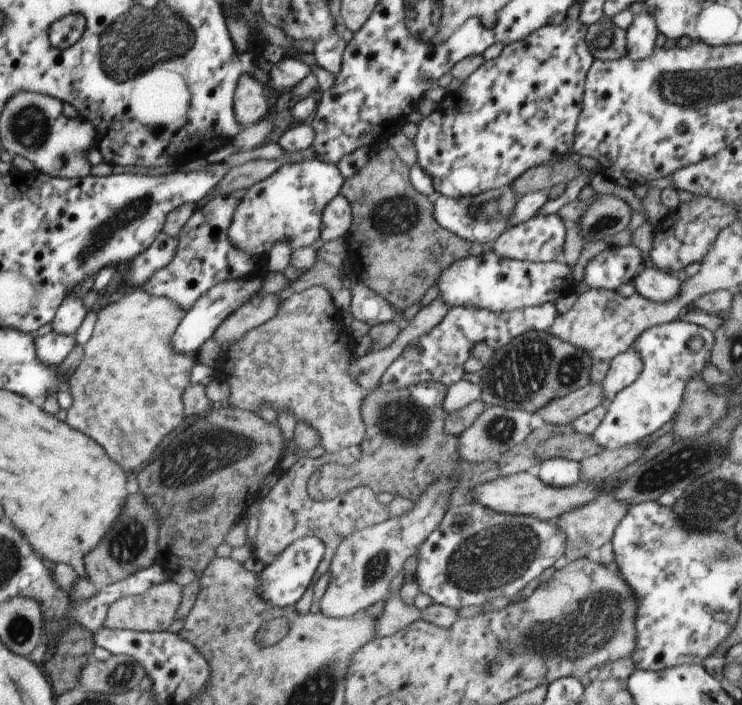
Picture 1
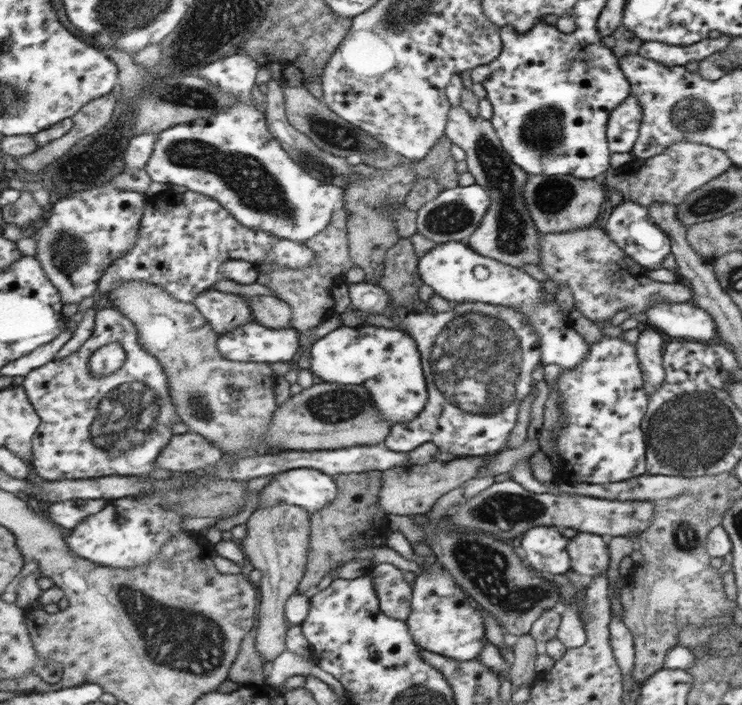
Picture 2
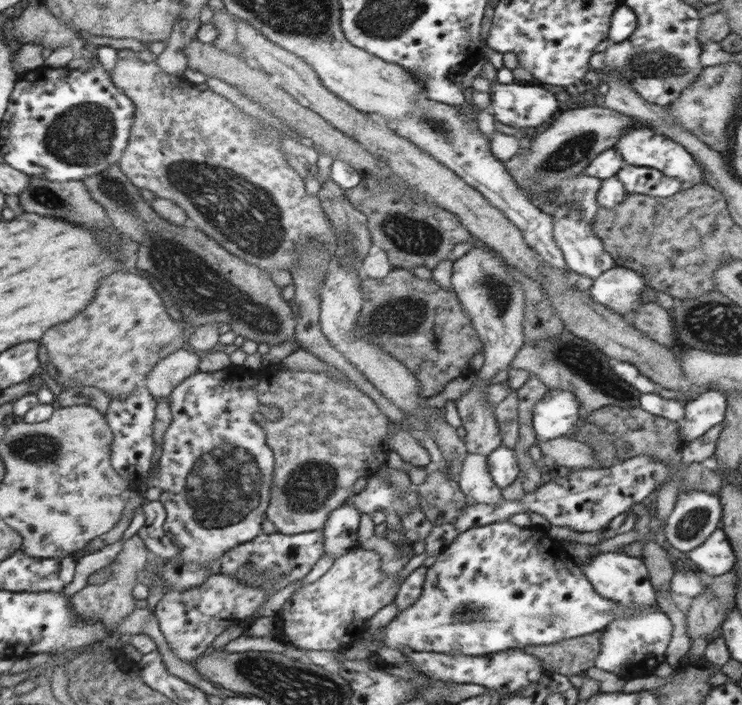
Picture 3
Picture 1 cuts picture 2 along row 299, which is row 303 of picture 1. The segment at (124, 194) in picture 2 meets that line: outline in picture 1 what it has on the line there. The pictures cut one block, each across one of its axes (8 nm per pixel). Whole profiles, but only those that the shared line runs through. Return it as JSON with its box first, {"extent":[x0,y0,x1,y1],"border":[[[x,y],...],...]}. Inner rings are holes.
{"extent":[53,288,90,336],"border":[[[79,288],[70,292],[70,296],[63,302],[59,314],[56,315],[53,330],[58,334],[74,336],[90,312],[90,308],[86,306],[84,298],[78,292]]]}

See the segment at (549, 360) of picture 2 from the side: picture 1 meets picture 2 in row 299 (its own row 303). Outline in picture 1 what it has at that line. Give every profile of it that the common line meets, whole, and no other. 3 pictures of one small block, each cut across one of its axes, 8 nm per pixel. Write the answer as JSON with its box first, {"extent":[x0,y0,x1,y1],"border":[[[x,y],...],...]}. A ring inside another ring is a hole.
{"extent":[439,245,577,312],"border":[[[491,245],[477,248],[470,256],[450,264],[440,276],[439,294],[448,309],[454,306],[474,306],[492,312],[513,311],[524,307],[534,307],[552,303],[573,293],[577,285],[570,266],[564,261],[534,262],[508,260],[499,257]]]}

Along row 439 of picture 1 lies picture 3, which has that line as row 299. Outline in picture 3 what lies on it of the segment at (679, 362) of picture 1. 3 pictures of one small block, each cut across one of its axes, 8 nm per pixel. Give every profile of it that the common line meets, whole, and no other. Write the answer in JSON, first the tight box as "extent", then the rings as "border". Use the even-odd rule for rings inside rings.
{"extent":[588,264,651,318],"border":[[[616,264],[604,275],[598,276],[588,293],[596,302],[626,318],[644,303],[642,292],[647,285],[651,286],[647,284],[646,276]]]}

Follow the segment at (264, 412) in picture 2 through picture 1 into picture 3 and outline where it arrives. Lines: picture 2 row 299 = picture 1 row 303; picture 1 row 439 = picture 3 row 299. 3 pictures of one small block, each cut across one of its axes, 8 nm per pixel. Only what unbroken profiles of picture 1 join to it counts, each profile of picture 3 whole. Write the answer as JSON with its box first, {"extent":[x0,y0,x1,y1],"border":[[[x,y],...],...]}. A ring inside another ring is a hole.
{"extent":[41,272,190,400],"border":[[[116,272],[116,274],[110,274],[108,278],[104,278],[104,280],[100,282],[96,300],[88,306],[88,310],[82,312],[80,316],[76,316],[74,320],[68,320],[68,322],[58,324],[58,326],[52,328],[52,332],[48,332],[48,336],[44,336],[44,340],[41,341],[45,349],[45,356],[50,357],[50,362],[53,362],[53,365],[59,371],[57,382],[63,386],[63,390],[72,390],[72,386],[94,386],[94,388],[100,388],[107,391],[111,396],[116,396],[118,400],[128,400],[139,387],[146,387],[148,383],[148,374],[150,374],[164,358],[168,358],[170,354],[177,350],[186,348],[186,342],[189,342],[188,338],[186,338],[186,328],[190,328],[190,326],[188,326],[188,323],[181,319],[176,313],[174,318],[170,316],[170,310],[168,310],[168,306],[166,306],[164,299],[165,298],[162,298],[162,294],[160,294],[160,287],[154,286],[150,278],[144,278],[144,276],[140,276],[140,274]]]}

